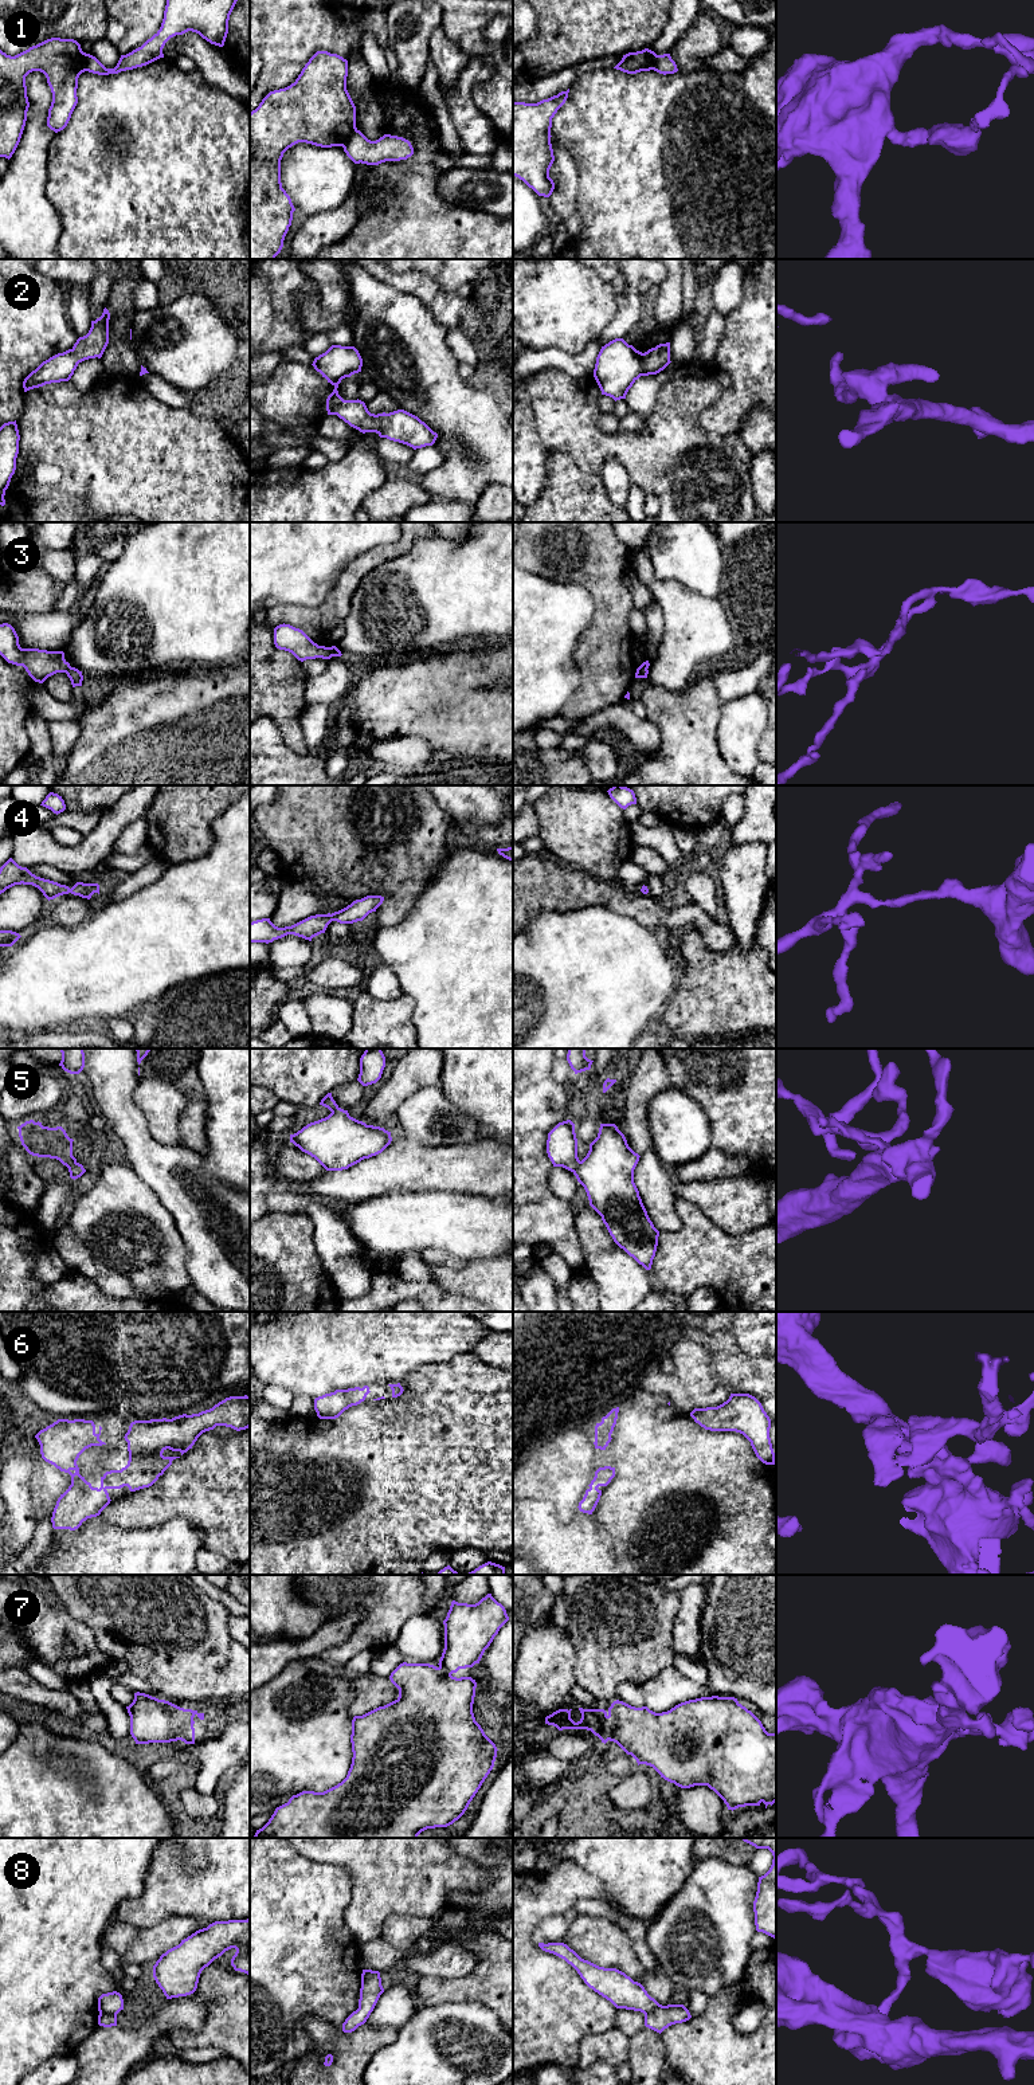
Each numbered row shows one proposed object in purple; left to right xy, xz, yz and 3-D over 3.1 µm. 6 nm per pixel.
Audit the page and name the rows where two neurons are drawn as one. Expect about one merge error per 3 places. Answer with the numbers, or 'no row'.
1, 3, 8

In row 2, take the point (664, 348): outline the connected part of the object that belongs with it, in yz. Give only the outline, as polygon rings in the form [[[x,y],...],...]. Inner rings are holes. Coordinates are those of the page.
[[[615,338],[602,346],[594,377],[602,395],[616,401],[626,399],[628,389],[641,376],[657,375],[670,362],[670,342],[659,344],[642,353],[623,338]]]

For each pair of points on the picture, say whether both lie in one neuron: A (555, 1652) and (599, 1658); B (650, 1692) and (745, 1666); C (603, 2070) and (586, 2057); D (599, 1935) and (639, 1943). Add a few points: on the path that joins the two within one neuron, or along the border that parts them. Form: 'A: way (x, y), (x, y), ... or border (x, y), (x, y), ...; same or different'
A: border (566, 1631), (575, 1652), (574, 1676), (576, 1684); different
B: way (674, 1690), (707, 1690), (721, 1681); same
C: border (615, 2065), (594, 2061), (578, 2068); different
D: border (610, 1920), (630, 1939), (637, 1958), (645, 1968); different

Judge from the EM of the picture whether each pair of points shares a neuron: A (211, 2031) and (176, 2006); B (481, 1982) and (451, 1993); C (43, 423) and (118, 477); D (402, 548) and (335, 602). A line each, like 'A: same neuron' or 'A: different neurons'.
A: different neurons
B: same neuron
C: same neuron
D: same neuron

